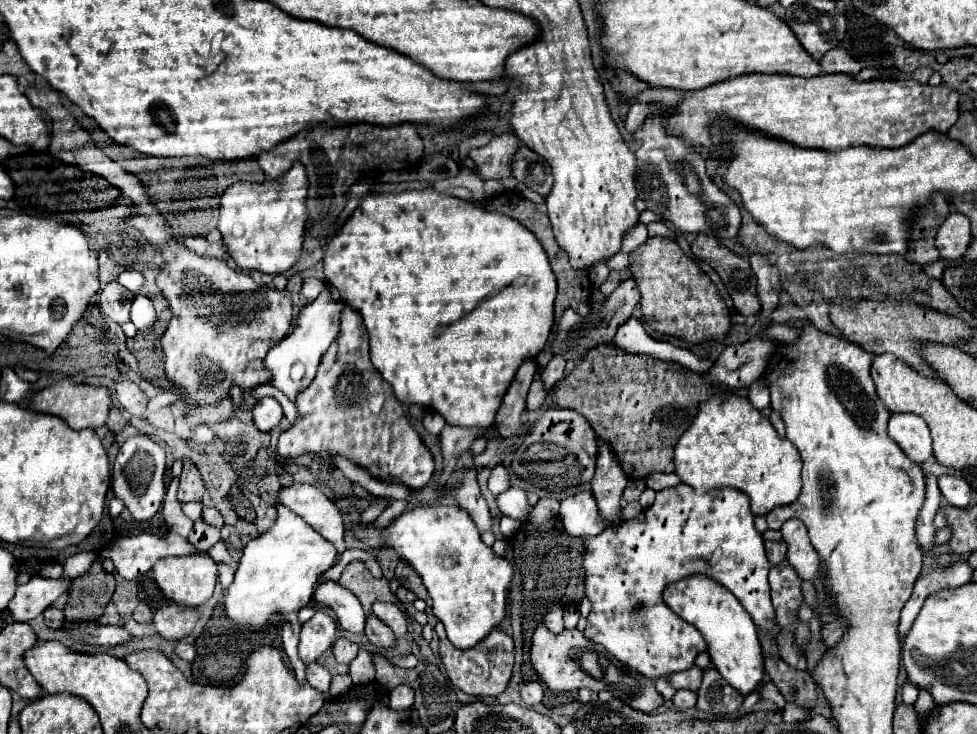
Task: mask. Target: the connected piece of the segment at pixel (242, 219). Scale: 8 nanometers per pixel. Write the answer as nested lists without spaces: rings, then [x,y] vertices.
[[[299,161],[277,179],[263,183],[237,181],[227,187],[219,203],[221,217],[217,229],[237,267],[279,275],[299,261],[307,221],[307,191],[307,169]]]

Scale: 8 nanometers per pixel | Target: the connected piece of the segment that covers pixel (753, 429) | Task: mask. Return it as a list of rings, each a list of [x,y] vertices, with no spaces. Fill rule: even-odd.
[[[733,393],[713,395],[699,403],[691,427],[675,445],[673,461],[675,475],[695,491],[731,487],[747,493],[755,515],[795,501],[801,491],[799,451],[787,439],[779,439],[769,419],[755,411],[749,399]]]

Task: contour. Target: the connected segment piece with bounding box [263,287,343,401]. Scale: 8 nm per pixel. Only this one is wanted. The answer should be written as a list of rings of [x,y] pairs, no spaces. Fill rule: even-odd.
[[[327,287],[313,303],[307,303],[301,307],[299,315],[295,317],[295,325],[291,327],[291,333],[287,333],[281,341],[277,341],[271,351],[265,357],[265,369],[271,375],[271,385],[283,391],[291,401],[307,389],[317,373],[317,367],[321,363],[323,353],[327,347],[335,341],[339,333],[339,313],[343,309],[343,303],[339,299],[339,293],[335,289]]]

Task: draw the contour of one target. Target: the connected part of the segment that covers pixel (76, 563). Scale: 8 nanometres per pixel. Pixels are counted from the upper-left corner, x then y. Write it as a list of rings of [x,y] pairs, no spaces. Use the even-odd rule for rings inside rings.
[[[81,551],[81,553],[73,555],[73,557],[69,557],[65,561],[65,573],[63,573],[63,577],[73,577],[73,579],[81,577],[83,573],[89,571],[89,567],[93,565],[95,559],[101,559],[101,555],[93,553],[93,551]]]

